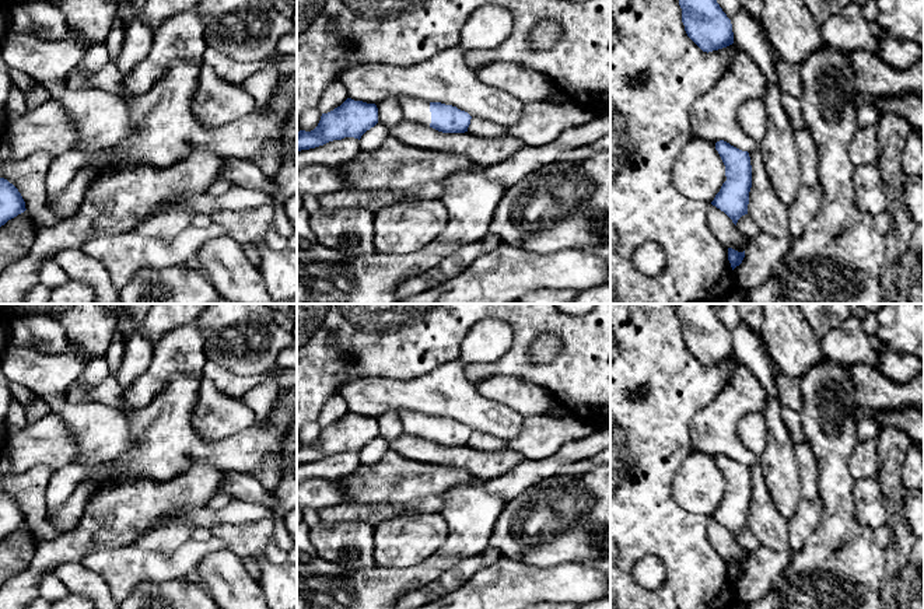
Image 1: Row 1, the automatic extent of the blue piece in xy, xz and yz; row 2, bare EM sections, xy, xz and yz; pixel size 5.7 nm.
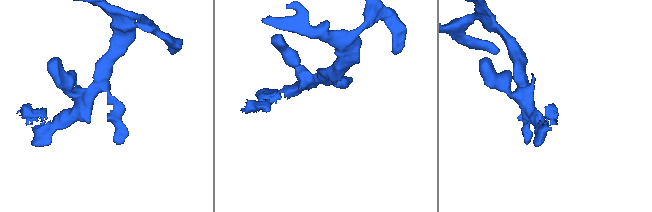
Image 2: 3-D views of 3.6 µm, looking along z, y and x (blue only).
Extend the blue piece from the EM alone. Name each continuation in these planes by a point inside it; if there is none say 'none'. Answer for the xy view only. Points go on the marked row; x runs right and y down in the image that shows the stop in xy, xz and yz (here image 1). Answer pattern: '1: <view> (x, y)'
none

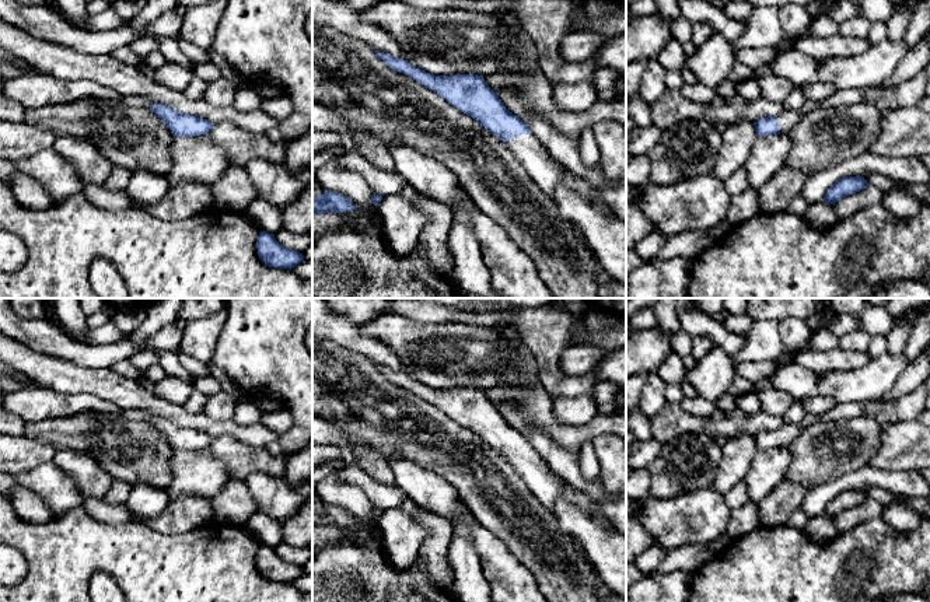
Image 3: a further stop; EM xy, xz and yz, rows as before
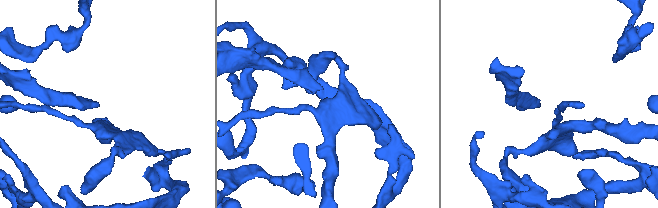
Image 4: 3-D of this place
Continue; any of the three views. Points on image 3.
1: xz (548, 172)

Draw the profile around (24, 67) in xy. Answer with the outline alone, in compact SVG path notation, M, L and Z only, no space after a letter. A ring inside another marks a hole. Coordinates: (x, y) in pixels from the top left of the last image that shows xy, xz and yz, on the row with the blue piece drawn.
M0 48L0 59L4 62L8 62L8 63L14 63L20 69L21 74L28 74L28 73L36 71L29 63L11 55L10 52L4 50L3 48Z

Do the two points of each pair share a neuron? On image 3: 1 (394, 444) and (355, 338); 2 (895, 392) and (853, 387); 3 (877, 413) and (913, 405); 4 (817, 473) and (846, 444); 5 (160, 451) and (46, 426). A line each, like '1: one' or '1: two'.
1: two
2: two
3: one
4: one
5: one

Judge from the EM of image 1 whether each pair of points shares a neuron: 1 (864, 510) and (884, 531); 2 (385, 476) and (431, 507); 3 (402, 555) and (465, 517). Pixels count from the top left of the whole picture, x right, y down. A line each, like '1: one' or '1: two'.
1: two
2: two
3: two

